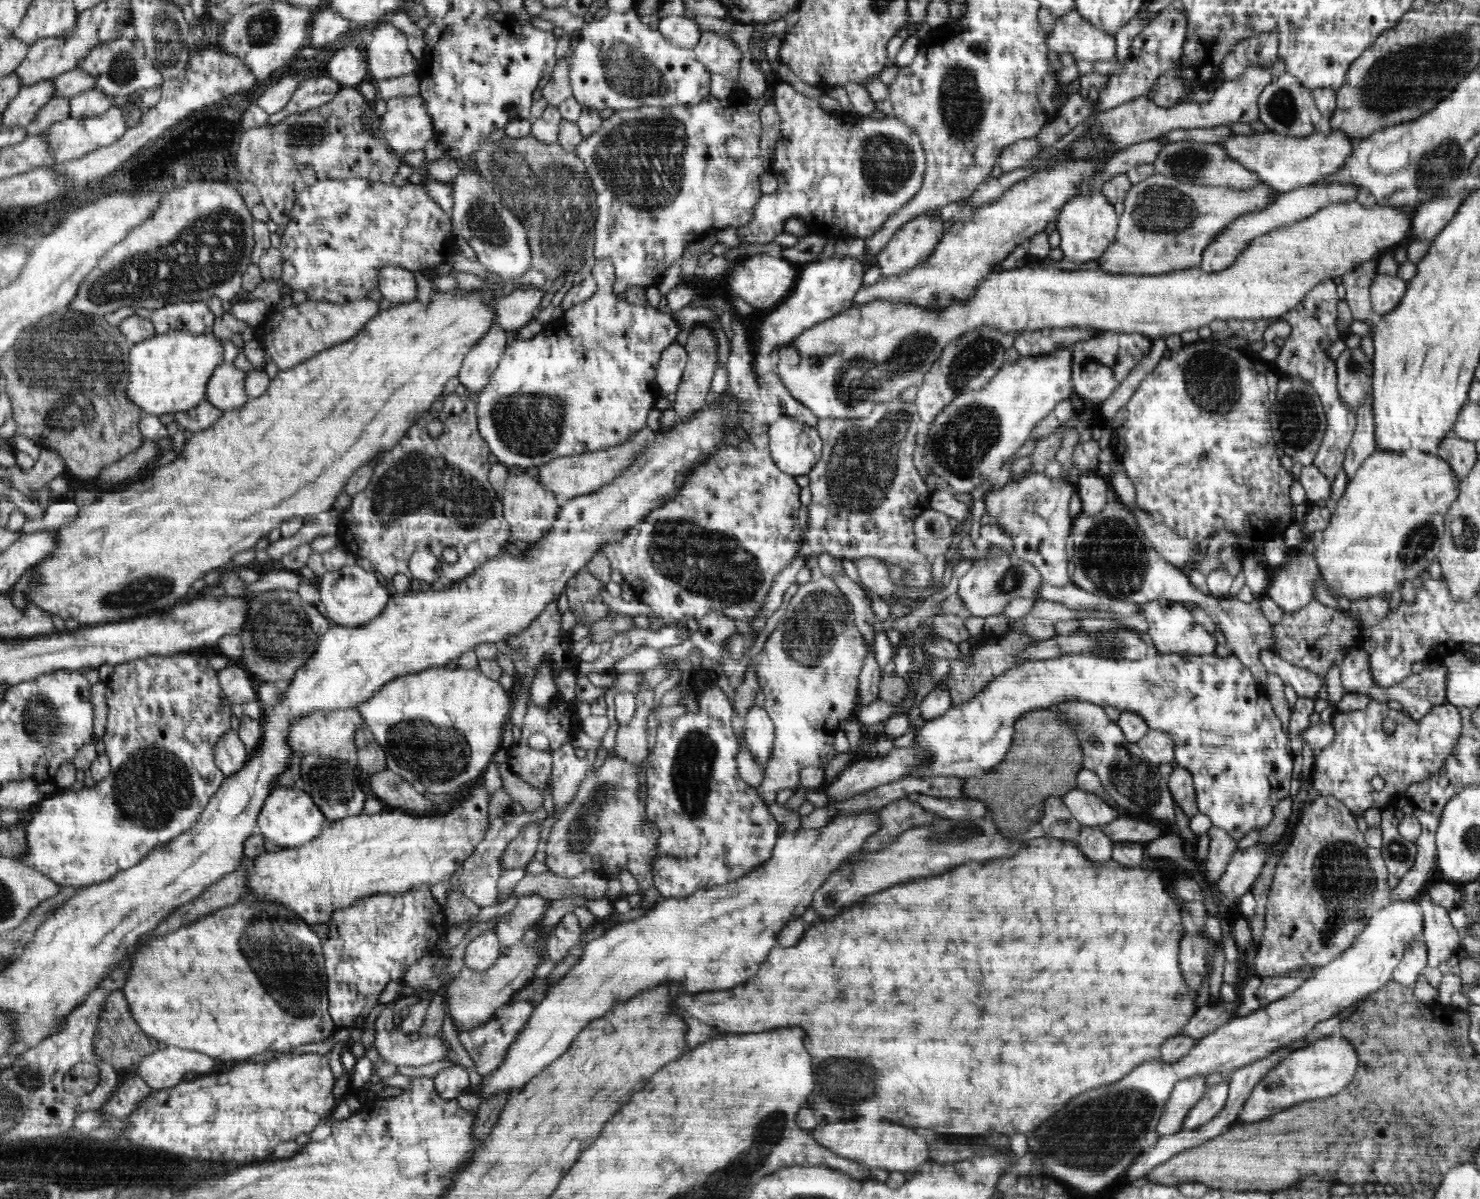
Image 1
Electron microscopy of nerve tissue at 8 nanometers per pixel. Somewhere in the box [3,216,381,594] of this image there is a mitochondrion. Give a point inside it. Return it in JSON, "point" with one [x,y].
{"point":[72,362]}

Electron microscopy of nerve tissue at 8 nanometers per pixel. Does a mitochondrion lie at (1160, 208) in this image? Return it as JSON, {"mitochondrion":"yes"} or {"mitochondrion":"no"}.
{"mitochondrion":"yes"}

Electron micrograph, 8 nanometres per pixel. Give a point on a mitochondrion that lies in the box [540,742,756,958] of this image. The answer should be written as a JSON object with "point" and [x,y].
{"point":[586,824]}

